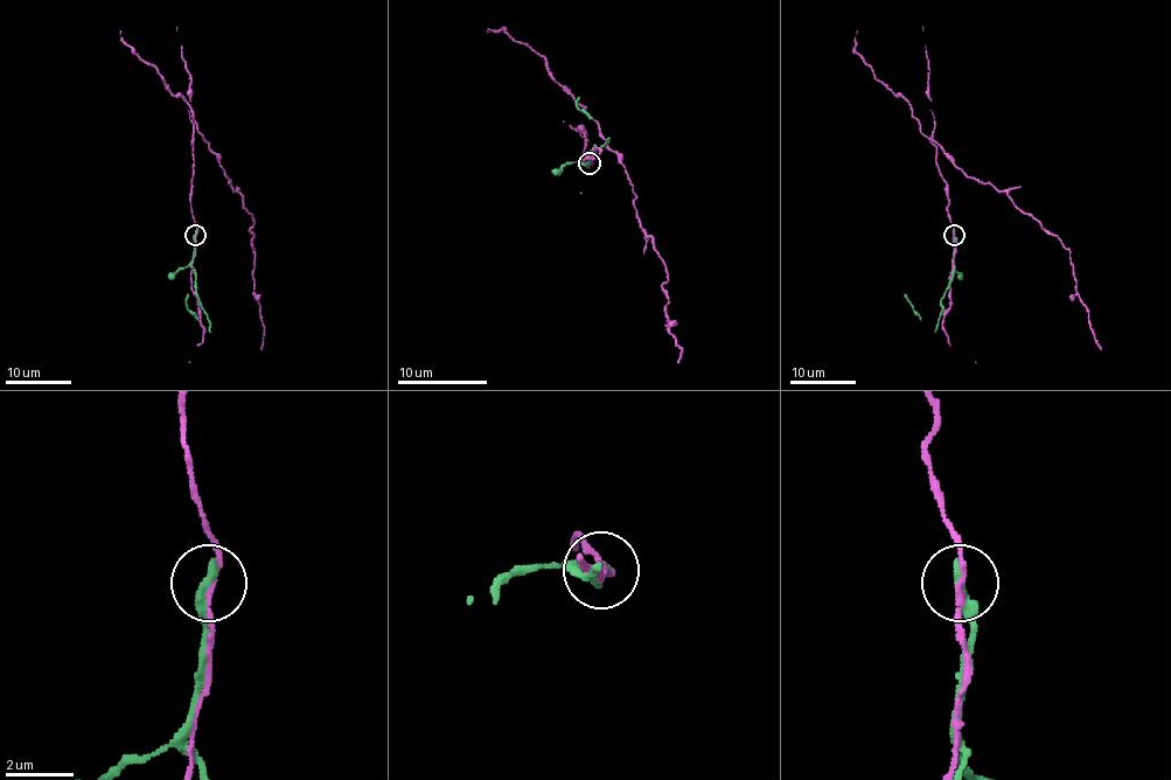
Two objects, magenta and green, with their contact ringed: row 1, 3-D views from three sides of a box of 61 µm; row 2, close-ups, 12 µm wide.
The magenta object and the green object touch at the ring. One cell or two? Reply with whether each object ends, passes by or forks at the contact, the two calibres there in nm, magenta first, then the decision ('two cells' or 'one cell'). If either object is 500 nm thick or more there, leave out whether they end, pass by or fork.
magenta passes by | green ends | 150/380 nm | two cells

